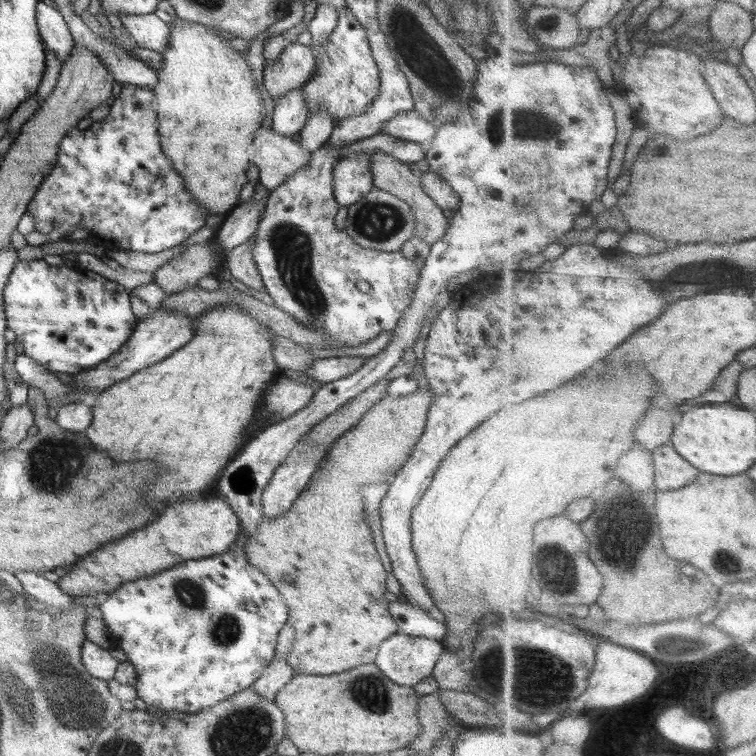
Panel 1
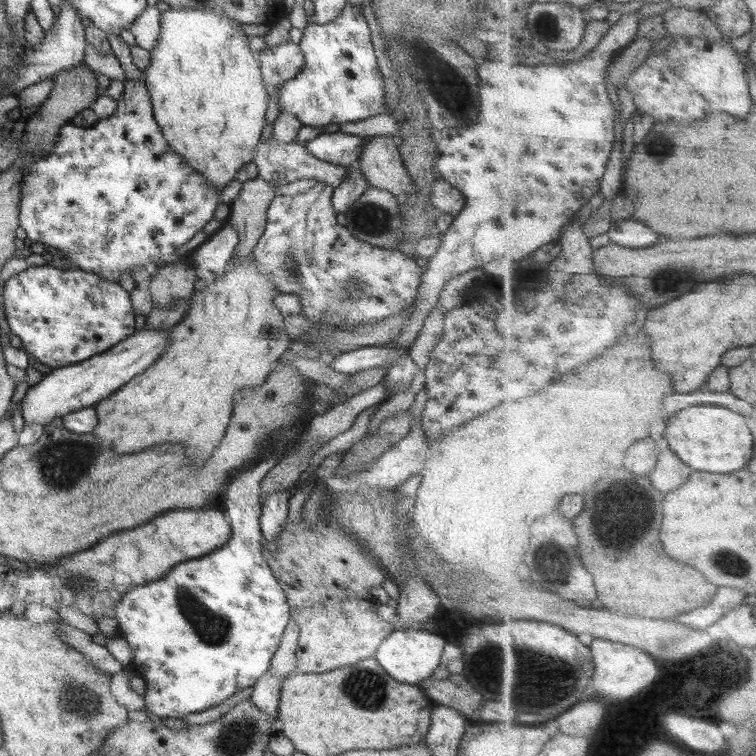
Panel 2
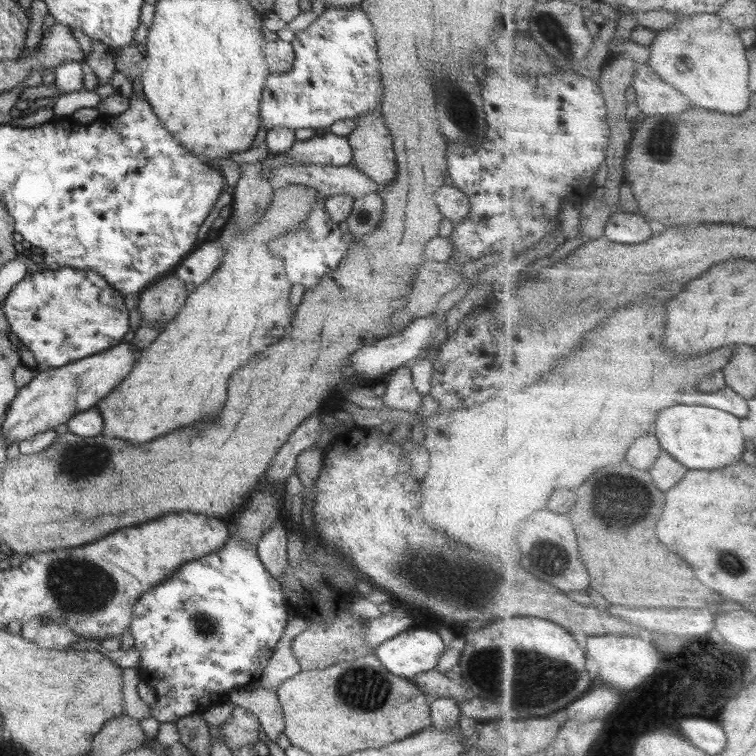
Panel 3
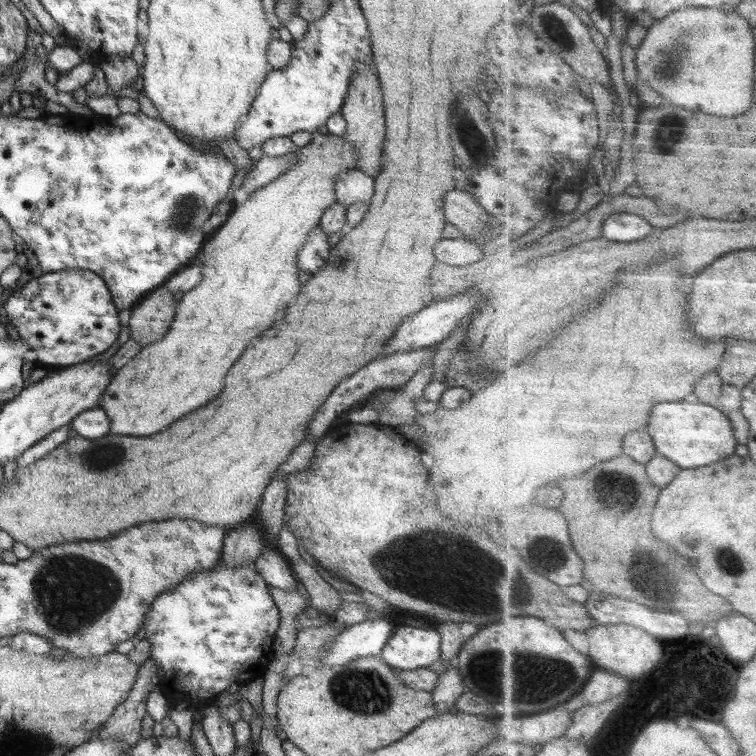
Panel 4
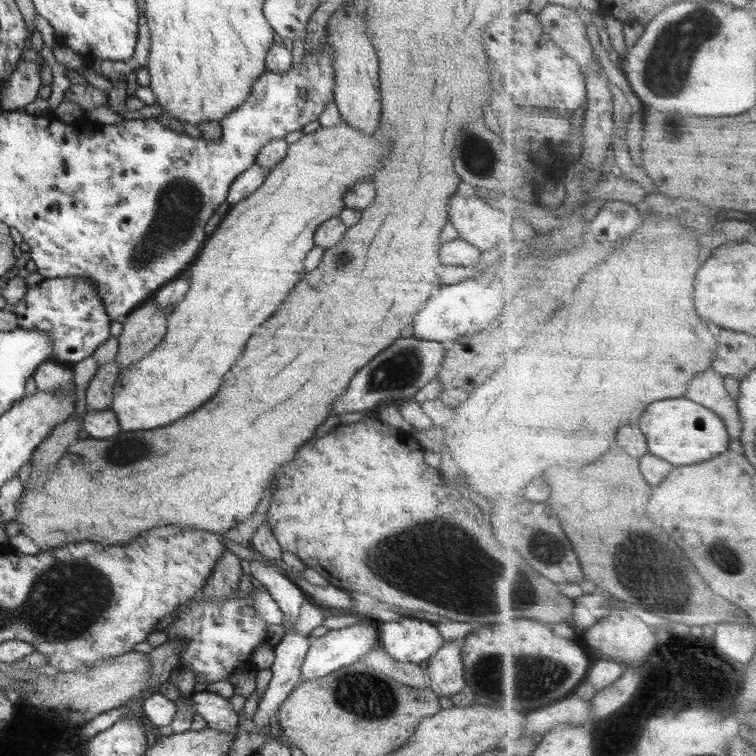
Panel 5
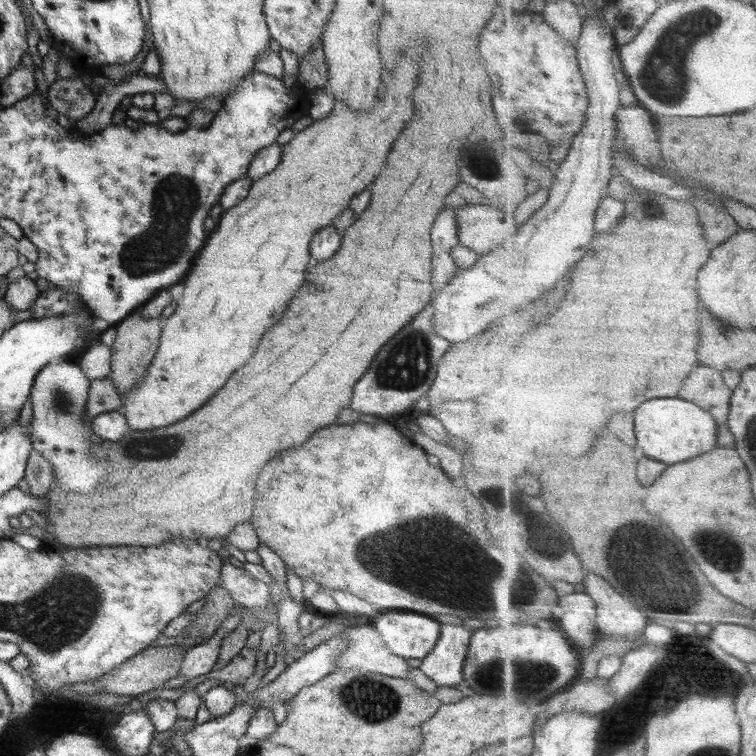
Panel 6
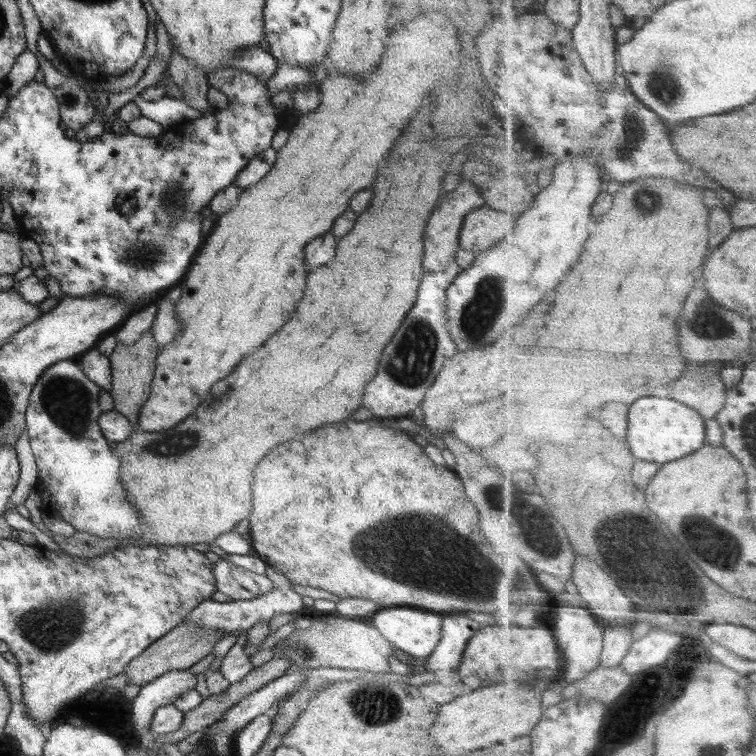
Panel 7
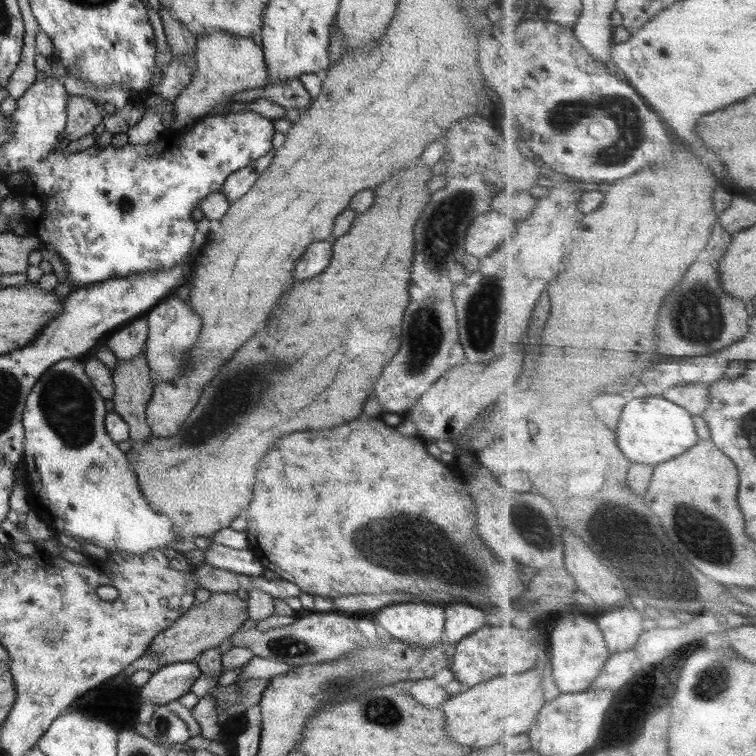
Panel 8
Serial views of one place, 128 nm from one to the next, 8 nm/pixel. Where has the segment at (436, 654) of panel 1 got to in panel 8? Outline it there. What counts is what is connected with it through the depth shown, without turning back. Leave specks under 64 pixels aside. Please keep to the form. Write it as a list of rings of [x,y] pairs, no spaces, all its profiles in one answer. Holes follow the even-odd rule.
[[[428,602],[398,603],[378,611],[375,623],[400,642],[434,648],[443,645],[444,610],[444,606]]]

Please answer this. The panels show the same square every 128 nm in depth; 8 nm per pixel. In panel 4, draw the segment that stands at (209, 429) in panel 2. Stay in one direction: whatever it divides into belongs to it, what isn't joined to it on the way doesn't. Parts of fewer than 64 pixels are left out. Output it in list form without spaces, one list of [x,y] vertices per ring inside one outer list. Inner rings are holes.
[[[315,132],[312,141],[300,149],[296,164],[286,174],[253,191],[240,206],[235,205],[222,226],[209,234],[203,243],[197,257],[204,267],[202,280],[185,292],[181,301],[177,301],[169,331],[158,342],[143,347],[119,368],[100,396],[102,400],[98,406],[110,417],[112,434],[150,436],[152,432],[162,432],[168,424],[186,412],[208,404],[222,392],[228,368],[238,360],[250,340],[280,320],[280,316],[284,316],[284,308],[296,300],[296,294],[300,292],[296,268],[298,251],[304,248],[314,227],[319,226],[324,212],[337,202],[332,180],[353,169],[357,169],[356,154],[350,142],[344,140],[344,135]]]

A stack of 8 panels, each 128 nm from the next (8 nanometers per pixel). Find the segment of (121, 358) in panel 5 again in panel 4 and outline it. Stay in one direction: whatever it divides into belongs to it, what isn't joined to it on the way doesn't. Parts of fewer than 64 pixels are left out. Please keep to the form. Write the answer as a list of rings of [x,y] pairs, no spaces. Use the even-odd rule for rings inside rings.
[[[165,285],[145,295],[131,309],[126,327],[129,338],[141,344],[142,348],[158,342],[169,331],[176,305],[173,292]]]

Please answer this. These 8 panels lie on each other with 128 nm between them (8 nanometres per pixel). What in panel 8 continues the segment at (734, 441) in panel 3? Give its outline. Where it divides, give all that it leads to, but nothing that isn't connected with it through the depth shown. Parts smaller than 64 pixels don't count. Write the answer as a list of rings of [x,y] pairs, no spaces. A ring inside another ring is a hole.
[[[661,395],[632,400],[624,410],[618,434],[620,446],[632,462],[656,467],[682,456],[702,440],[692,412]]]

